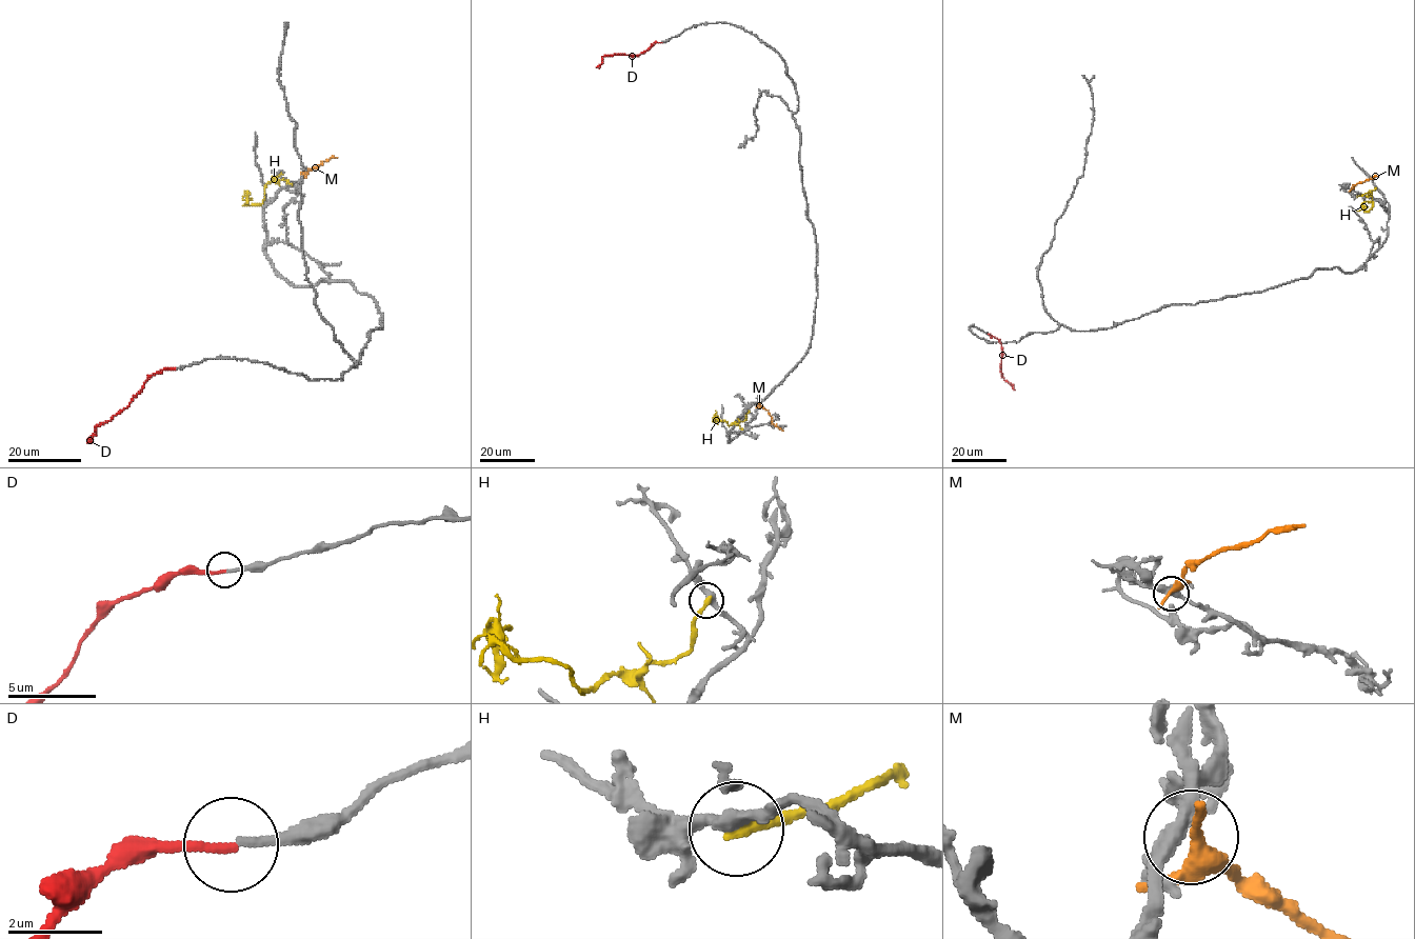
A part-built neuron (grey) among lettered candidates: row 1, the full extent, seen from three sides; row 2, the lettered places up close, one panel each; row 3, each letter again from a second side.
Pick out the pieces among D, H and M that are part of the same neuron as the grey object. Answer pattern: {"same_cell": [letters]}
{"same_cell": []}

